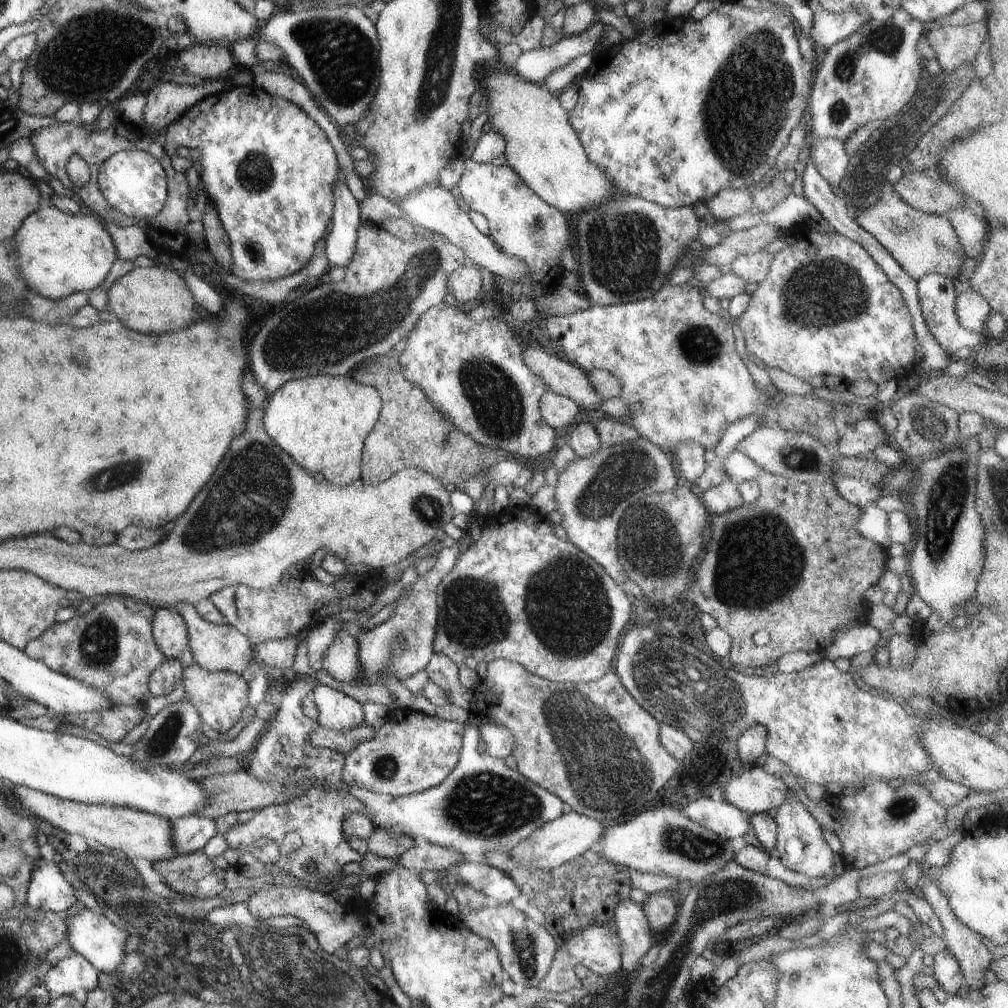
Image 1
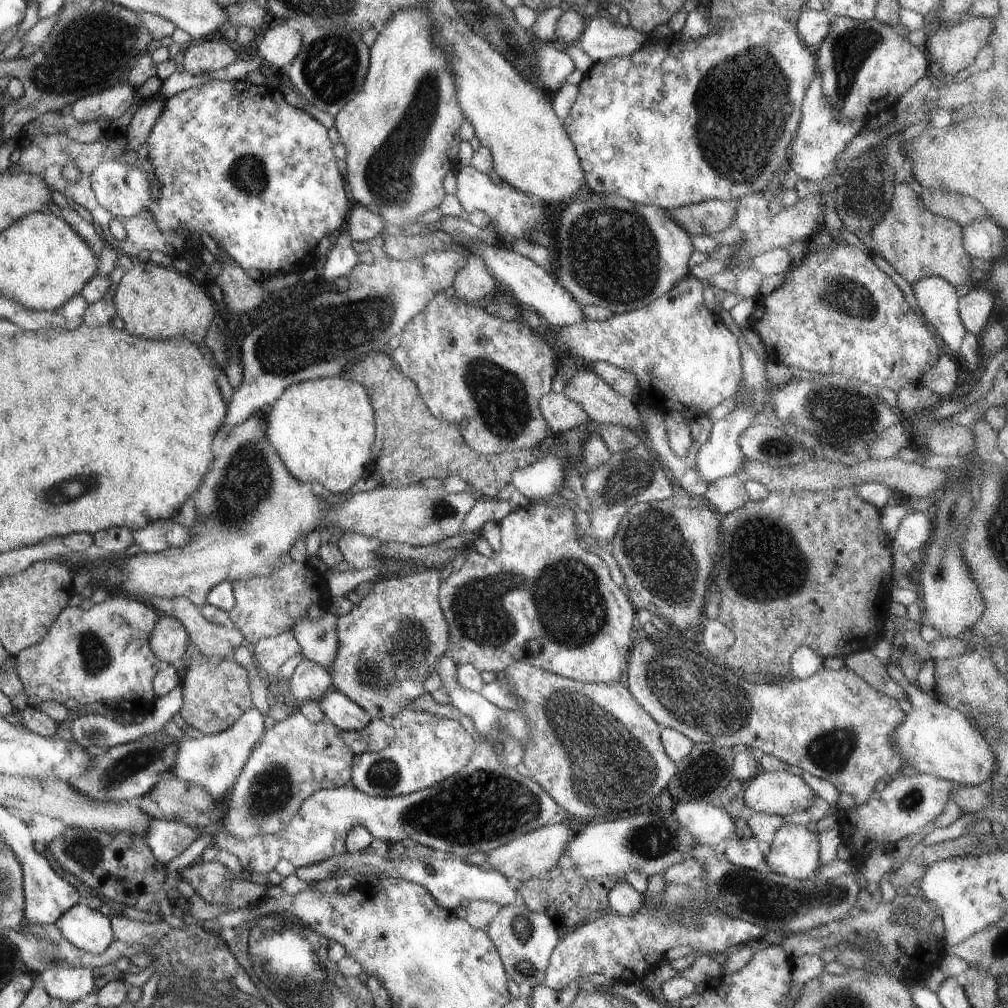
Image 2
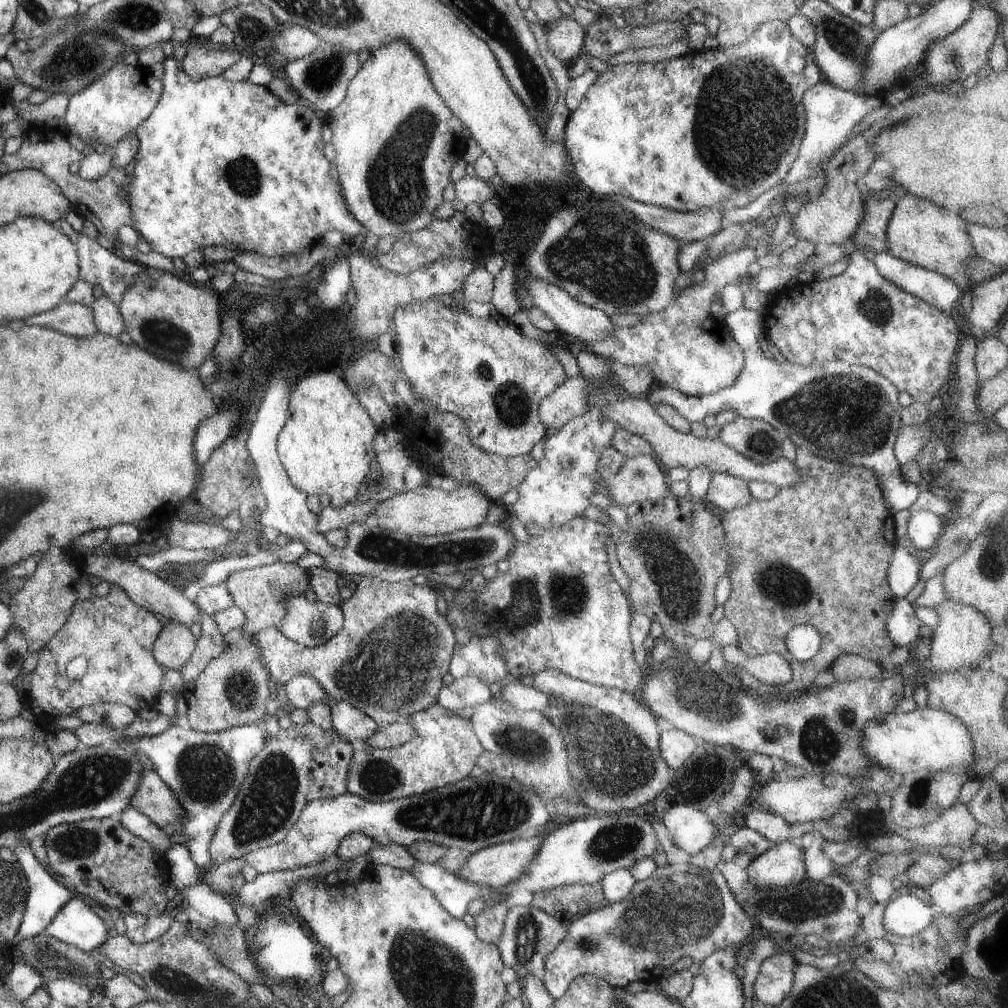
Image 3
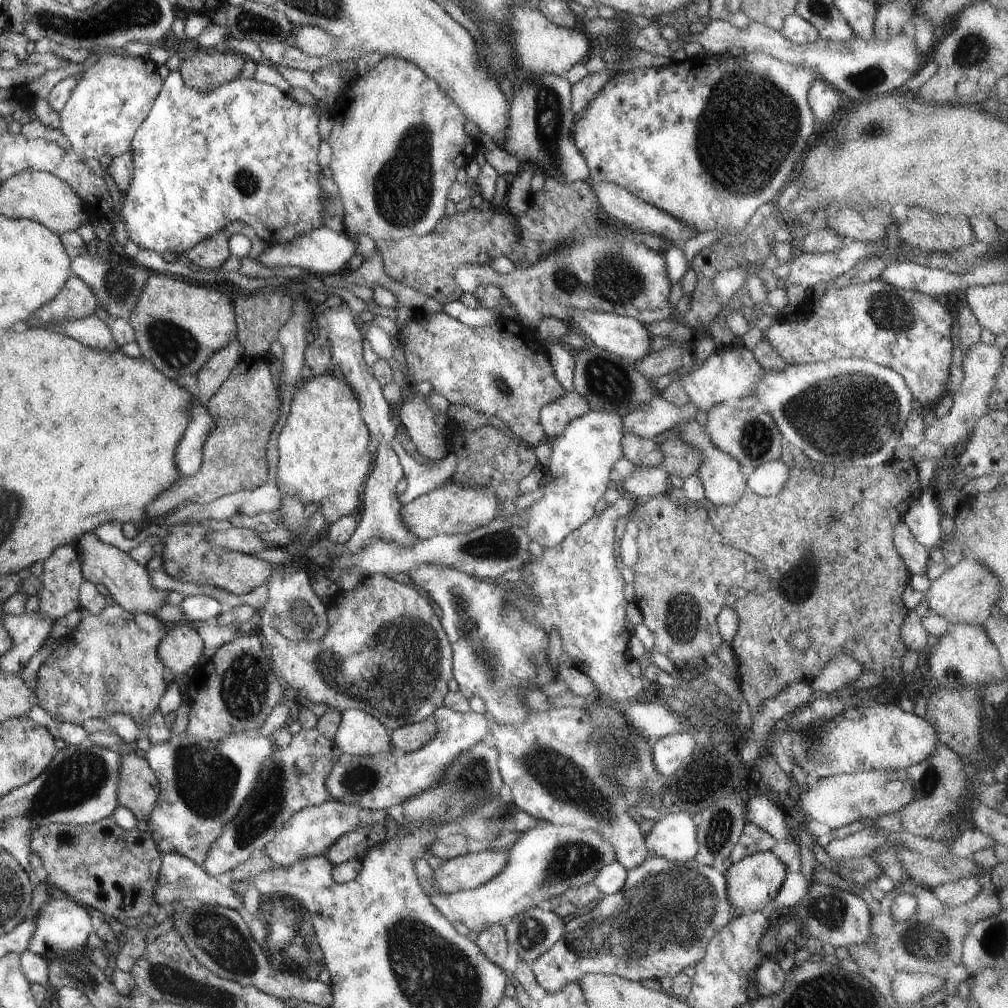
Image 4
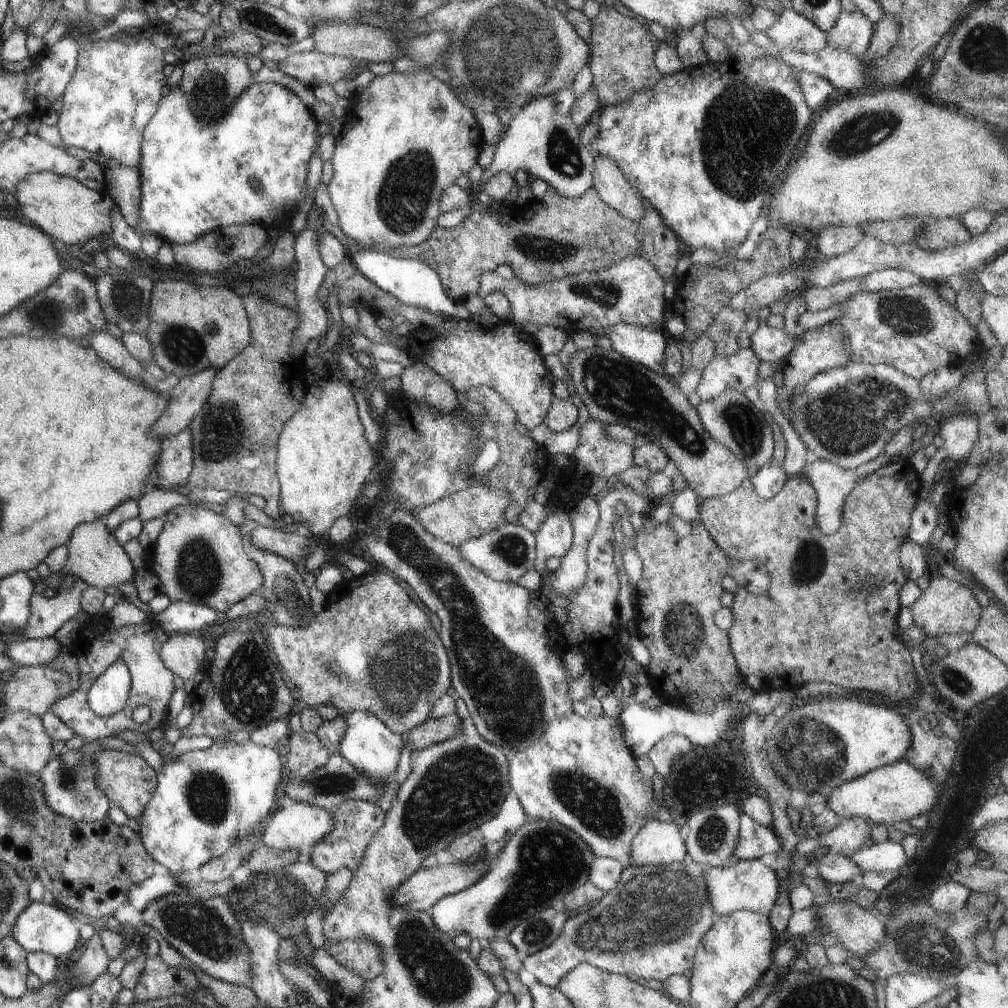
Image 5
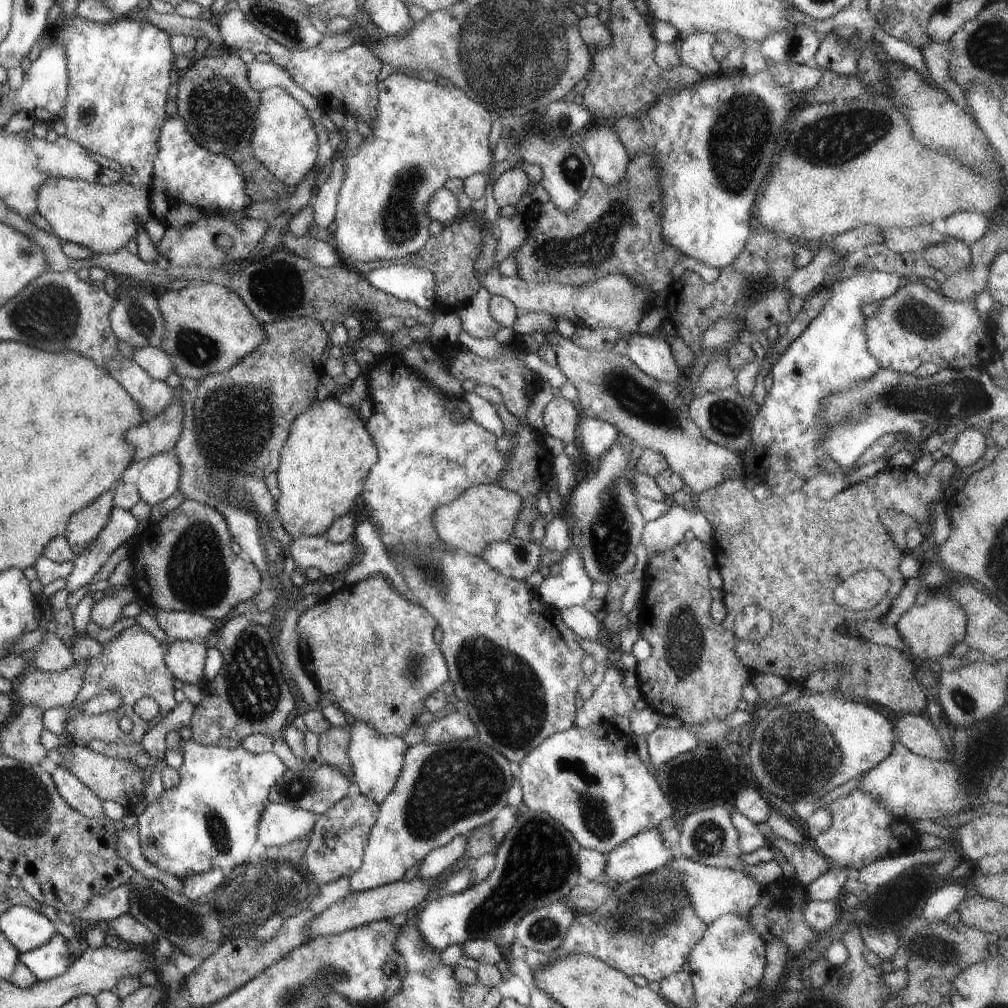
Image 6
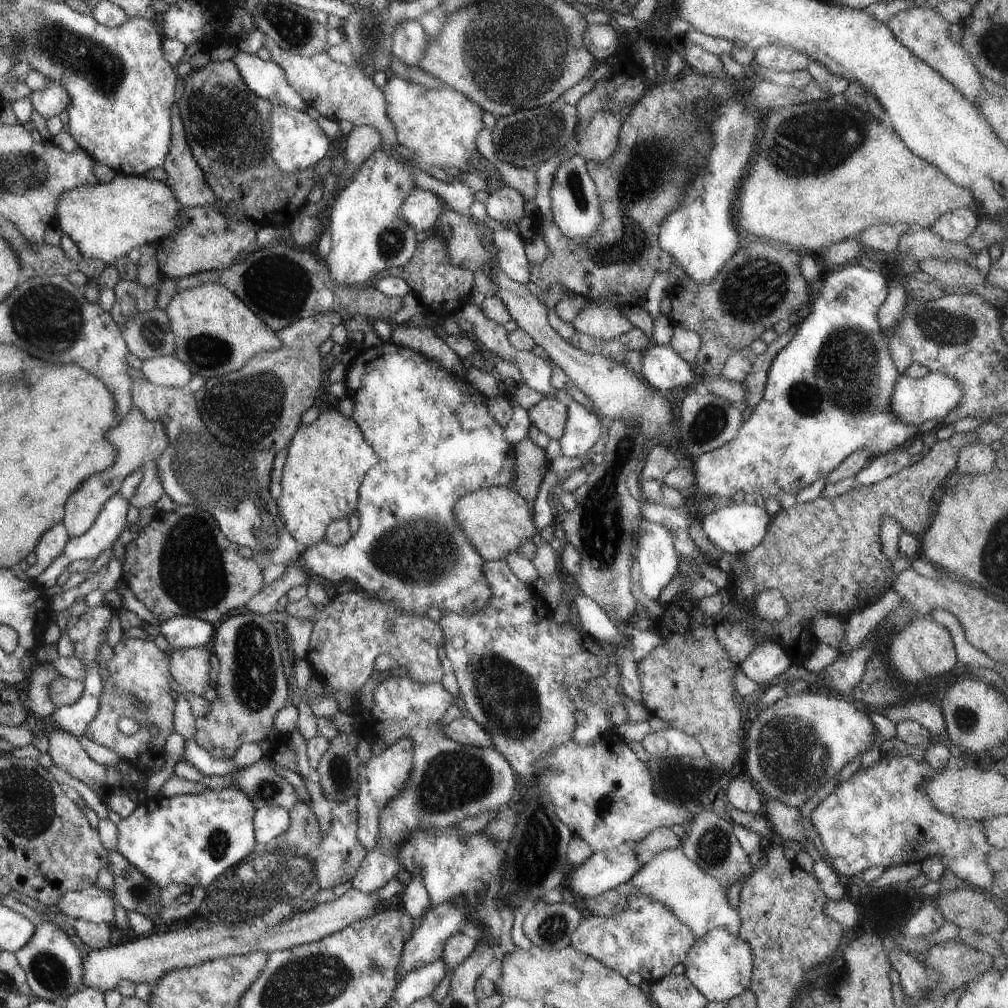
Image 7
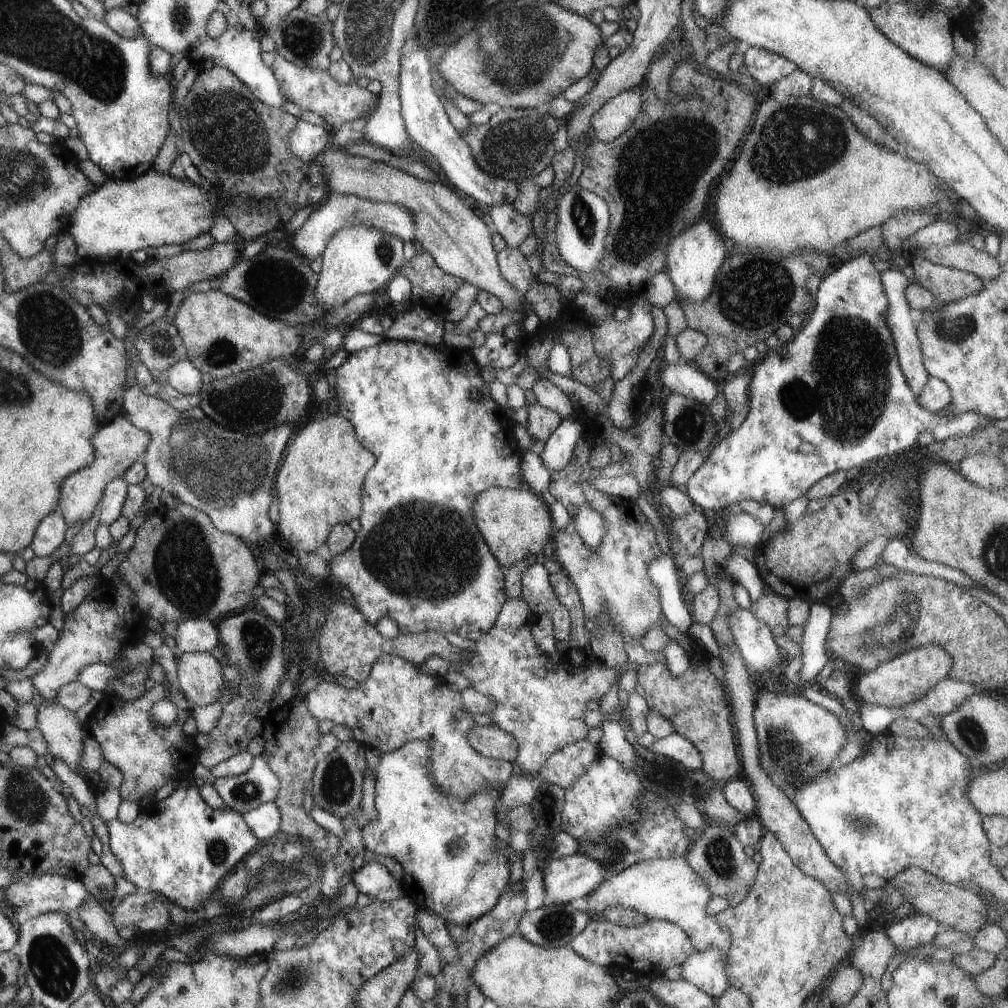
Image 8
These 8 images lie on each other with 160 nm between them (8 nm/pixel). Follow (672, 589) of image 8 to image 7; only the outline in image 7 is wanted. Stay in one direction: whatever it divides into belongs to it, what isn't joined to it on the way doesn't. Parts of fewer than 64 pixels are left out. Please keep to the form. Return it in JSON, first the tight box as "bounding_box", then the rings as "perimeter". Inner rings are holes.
{"bounding_box":[634,520,679,601],"perimeter":[[[641,520],[638,525],[634,567],[639,576],[638,582],[641,586],[641,594],[647,600],[658,601],[661,590],[676,576],[679,557],[675,552],[675,546],[673,546],[673,536],[675,534],[661,524]]]}

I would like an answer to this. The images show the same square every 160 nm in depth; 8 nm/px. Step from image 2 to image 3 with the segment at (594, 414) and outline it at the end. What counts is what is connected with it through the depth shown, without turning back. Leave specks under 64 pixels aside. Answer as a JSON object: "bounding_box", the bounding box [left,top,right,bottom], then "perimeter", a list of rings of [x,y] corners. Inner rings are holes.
{"bounding_box":[587,385,799,490],"perimeter":[[[612,385],[595,387],[592,392],[589,392],[589,396],[587,396],[587,404],[591,408],[597,408],[607,420],[611,420],[611,422],[617,424],[617,427],[620,427],[622,430],[636,436],[641,436],[649,444],[655,456],[659,458],[658,463],[665,470],[669,471],[670,468],[682,466],[685,470],[689,471],[691,468],[695,468],[695,466],[701,464],[701,466],[709,468],[709,472],[711,473],[729,474],[747,483],[755,480],[767,482],[767,484],[777,486],[777,490],[787,488],[787,486],[793,486],[797,482],[797,478],[799,478],[797,466],[790,460],[787,460],[787,458],[780,457],[774,462],[757,464],[757,462],[749,460],[741,452],[737,452],[737,450],[722,444],[717,439],[707,440],[695,438],[690,433],[683,434],[677,432],[665,423],[665,420],[657,414],[653,409],[653,404],[647,399],[642,400],[639,397],[627,395],[617,398],[618,392]]]}

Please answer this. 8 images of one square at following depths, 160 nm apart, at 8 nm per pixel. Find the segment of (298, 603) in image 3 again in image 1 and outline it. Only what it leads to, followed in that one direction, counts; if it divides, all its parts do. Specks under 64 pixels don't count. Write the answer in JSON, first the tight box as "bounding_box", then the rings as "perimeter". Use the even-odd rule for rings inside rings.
{"bounding_box":[321,630,359,684],"perimeter":[[[349,630],[337,631],[331,644],[324,648],[321,659],[322,670],[339,682],[359,684],[358,650],[356,638]]]}

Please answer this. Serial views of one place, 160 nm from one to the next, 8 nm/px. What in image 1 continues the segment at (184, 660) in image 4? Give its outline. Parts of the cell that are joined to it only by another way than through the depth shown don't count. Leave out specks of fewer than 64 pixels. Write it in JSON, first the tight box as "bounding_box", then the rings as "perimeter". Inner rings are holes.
{"bounding_box":[151,607,188,659],"perimeter":[[[171,607],[156,608],[151,621],[152,641],[166,659],[178,659],[188,646],[188,634],[179,612]]]}

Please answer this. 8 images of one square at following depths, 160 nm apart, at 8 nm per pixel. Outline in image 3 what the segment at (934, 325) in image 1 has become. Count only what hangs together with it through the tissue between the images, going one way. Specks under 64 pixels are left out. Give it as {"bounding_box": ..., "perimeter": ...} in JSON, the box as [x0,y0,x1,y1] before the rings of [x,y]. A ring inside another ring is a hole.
{"bounding_box":[871,252,963,315],"perimeter":[[[875,252],[871,260],[882,278],[945,314],[949,315],[956,301],[963,296],[962,288],[937,272],[911,266],[885,252]]]}

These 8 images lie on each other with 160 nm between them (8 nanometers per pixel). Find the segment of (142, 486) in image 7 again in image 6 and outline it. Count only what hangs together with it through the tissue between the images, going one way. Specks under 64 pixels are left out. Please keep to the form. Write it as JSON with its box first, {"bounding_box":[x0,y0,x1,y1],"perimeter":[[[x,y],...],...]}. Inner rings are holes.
{"bounding_box":[135,450,179,507],"perimeter":[[[172,450],[151,456],[139,469],[135,482],[139,499],[151,507],[178,490],[179,463]]]}

